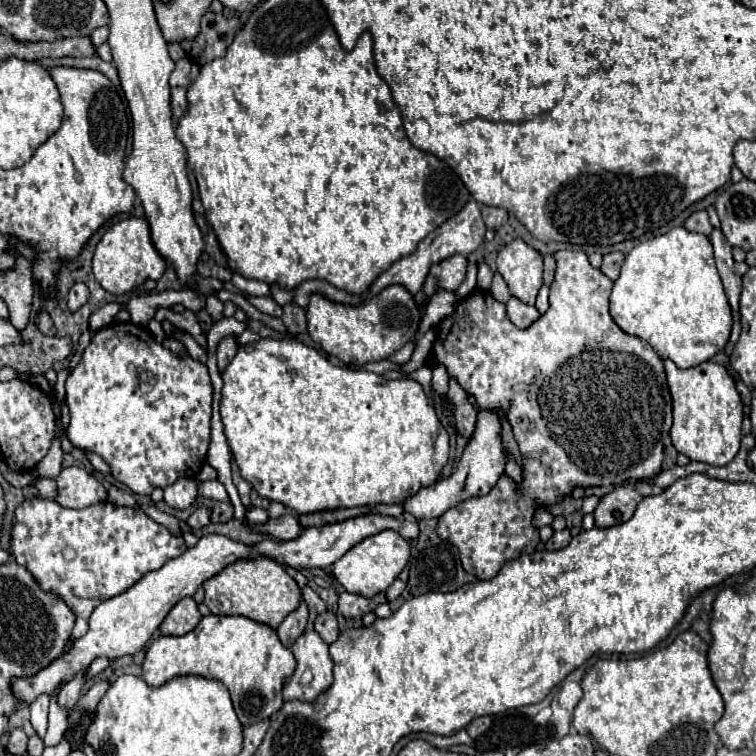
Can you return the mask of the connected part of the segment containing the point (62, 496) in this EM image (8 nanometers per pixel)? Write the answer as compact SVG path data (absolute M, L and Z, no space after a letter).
M67 467L57 475L57 497L55 501L61 507L83 509L105 501L105 487L81 467Z

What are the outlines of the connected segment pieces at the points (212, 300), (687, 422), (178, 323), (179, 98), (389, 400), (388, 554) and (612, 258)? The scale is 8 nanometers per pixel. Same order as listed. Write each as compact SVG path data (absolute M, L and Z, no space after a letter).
M209 295L206 298L206 308L208 309L209 315L212 316L213 323L215 321L219 321L219 319L223 316L223 303L215 296L215 295Z
M665 361L667 383L673 397L673 447L687 455L691 461L709 465L727 465L739 451L743 407L741 397L735 389L733 377L725 367L705 361L693 369L679 369L673 361Z
M158 308L154 318L159 322L164 321L164 318L170 321L176 328L186 331L198 342L198 344L207 351L207 339L204 335L196 315L186 310L183 313L175 313L171 308Z
M173 87L171 89L171 109L173 109L173 121L177 123L187 113L187 89L185 87Z
M259 339L257 343L239 347L237 355L229 363L229 367L223 371L223 399L221 399L221 417L225 425L227 443L231 447L231 453L241 469L243 479L247 479L253 489L271 501L279 501L285 507L297 511L297 513L317 513L325 509L341 509L341 507L363 507L363 505L377 505L377 503L401 503L407 497L415 495L421 487L433 485L443 465L449 459L449 433L443 427L441 419L437 417L435 407L429 403L423 387L413 379L385 379L383 375L371 373L371 371L355 371L341 365L333 365L327 357L323 357L317 349L307 347L301 341L293 339Z
M381 531L351 547L333 565L333 573L337 581L345 587L345 591L361 597L375 597L377 593L383 593L397 579L407 561L409 561L409 543L395 531Z
M613 251L613 253L607 253L603 255L603 263L601 263L601 271L609 277L609 279L617 279L619 277L619 271L621 271L621 265L623 265L623 259L625 255L619 253L619 251Z

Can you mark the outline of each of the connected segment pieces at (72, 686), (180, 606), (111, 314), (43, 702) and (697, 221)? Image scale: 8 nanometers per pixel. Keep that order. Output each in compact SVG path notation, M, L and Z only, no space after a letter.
M87 669L79 671L71 681L67 681L63 687L61 687L61 693L59 693L59 705L63 705L65 709L73 709L73 705L79 701L81 697L81 689L85 685L85 677L87 677Z
M185 597L169 611L159 629L163 635L185 635L195 629L199 619L201 613L197 609L197 603L191 597Z
M107 303L105 307L101 307L99 311L95 311L95 313L91 315L91 319L89 319L91 329L97 331L97 329L113 323L113 319L115 319L115 315L117 315L119 311L121 311L121 305L119 305L119 303Z
M39 695L31 703L31 725L39 737L43 737L43 733L47 731L47 713L49 713L49 697Z
M697 211L697 213L693 213L687 221L685 221L685 229L687 231L693 231L693 233L703 233L703 235L711 235L711 231L713 231L713 227L711 227L711 223L709 223L709 215L707 215L707 211Z

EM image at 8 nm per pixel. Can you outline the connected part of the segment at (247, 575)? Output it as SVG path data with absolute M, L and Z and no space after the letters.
M243 559L225 567L219 575L203 583L205 605L217 615L243 615L257 623L277 629L279 623L299 607L301 589L295 579L273 559Z

